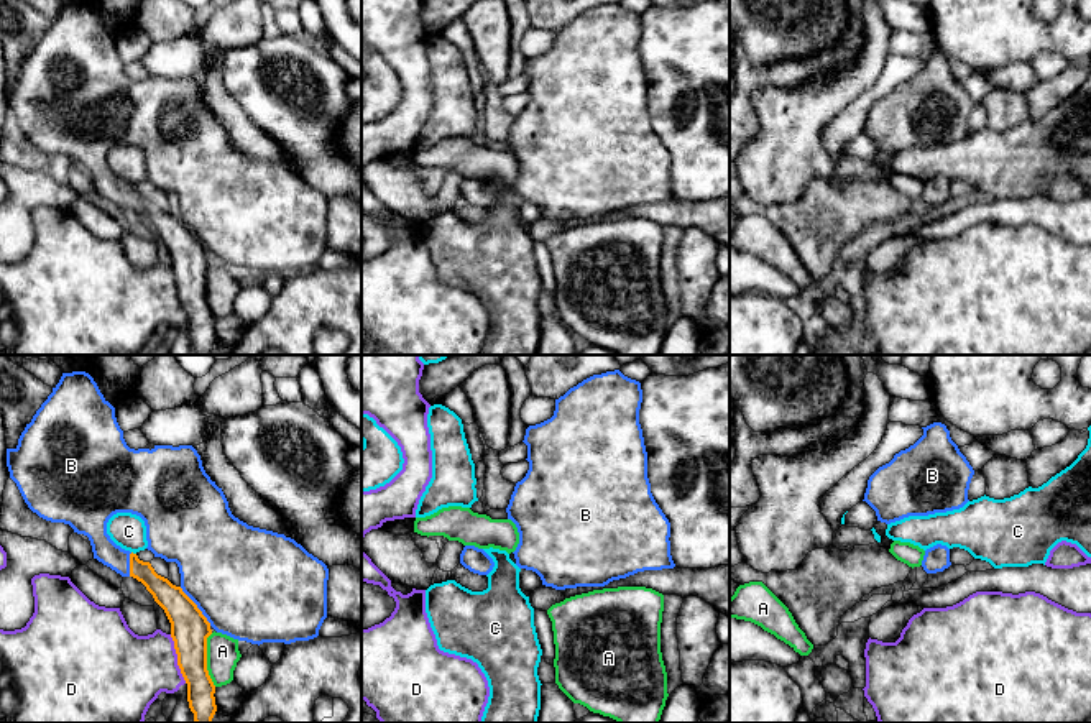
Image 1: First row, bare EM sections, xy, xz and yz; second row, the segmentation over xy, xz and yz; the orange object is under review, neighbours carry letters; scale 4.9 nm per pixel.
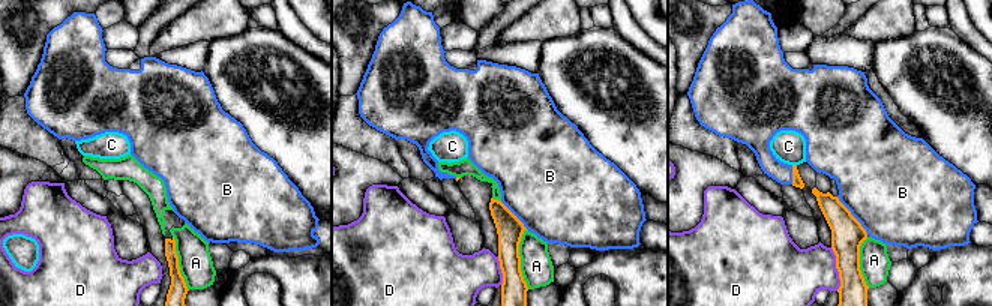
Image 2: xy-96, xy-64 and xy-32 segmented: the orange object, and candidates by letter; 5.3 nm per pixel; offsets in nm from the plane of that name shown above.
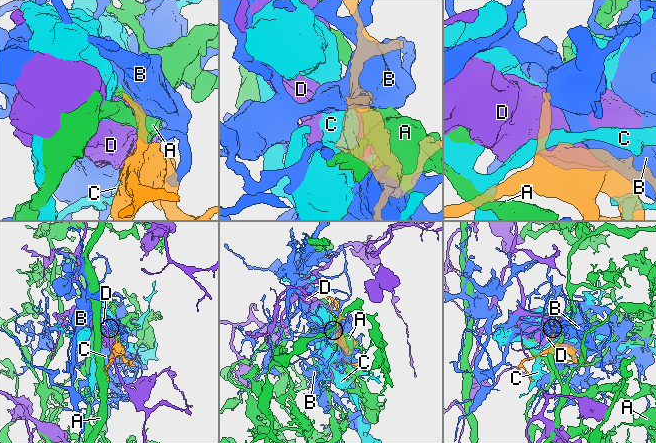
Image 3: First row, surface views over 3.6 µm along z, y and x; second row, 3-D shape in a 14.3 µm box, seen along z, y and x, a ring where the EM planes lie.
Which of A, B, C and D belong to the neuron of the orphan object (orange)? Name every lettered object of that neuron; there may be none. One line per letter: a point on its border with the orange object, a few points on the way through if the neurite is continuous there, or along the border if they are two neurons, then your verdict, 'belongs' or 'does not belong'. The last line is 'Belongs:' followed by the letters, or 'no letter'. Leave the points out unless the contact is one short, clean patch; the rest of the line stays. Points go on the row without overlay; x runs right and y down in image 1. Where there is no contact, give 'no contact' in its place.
A: contact xy (206, 291); does not belong
B: contact xy (196, 239); belongs
C: contact xy (132, 184); border xy (132, 183), (135, 186); does not belong
D: contact xy (178, 291); does not belong
Belongs: B

